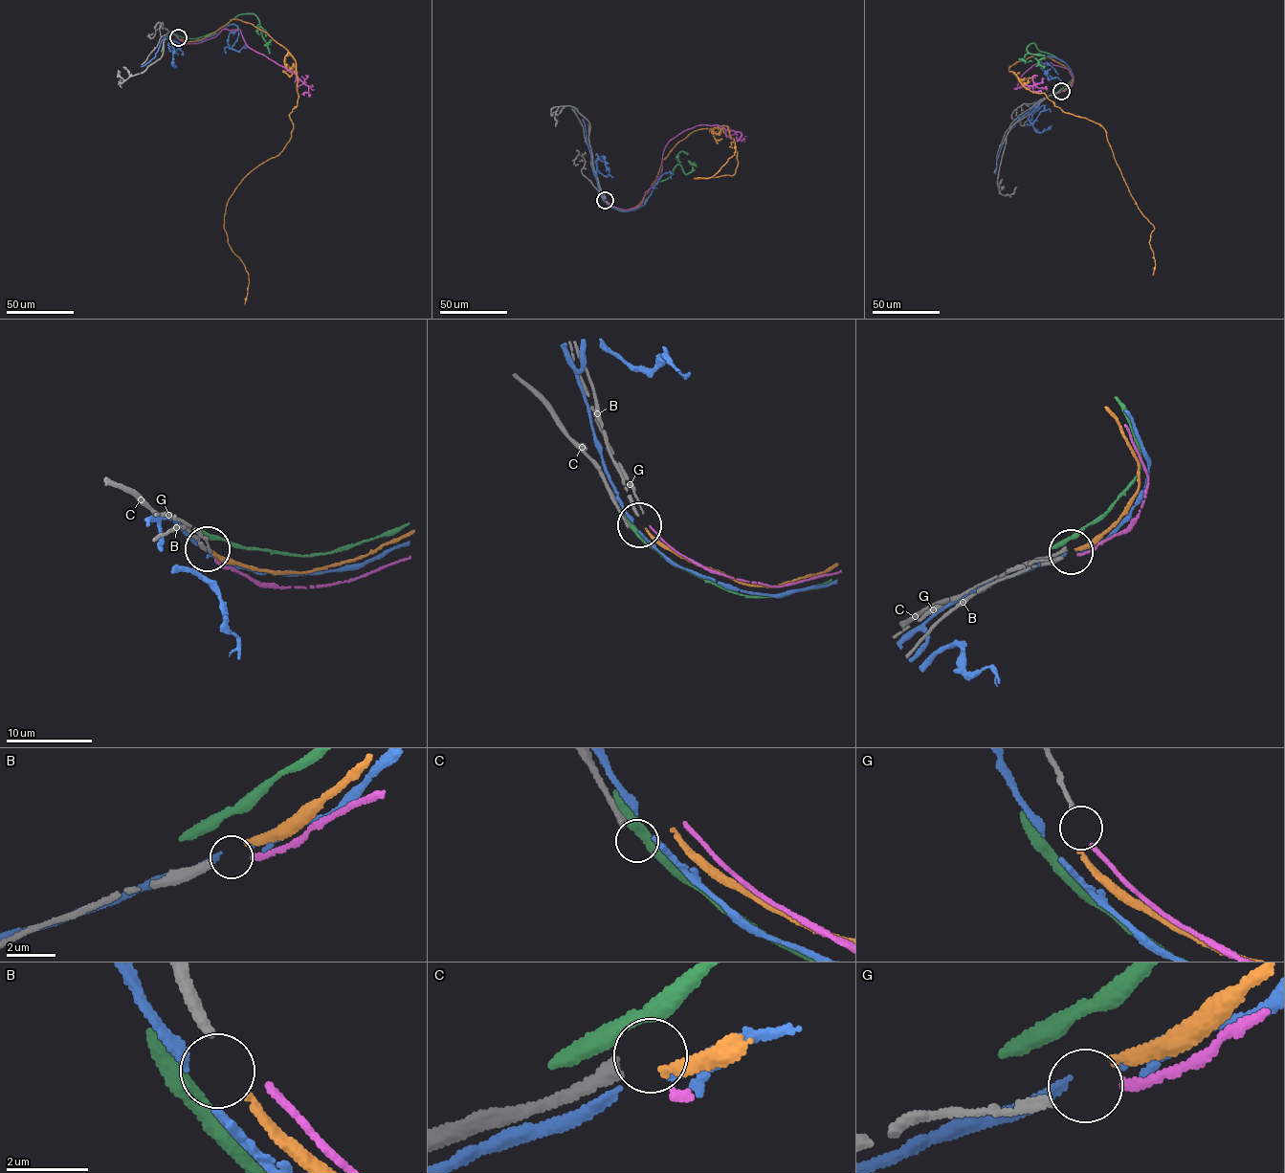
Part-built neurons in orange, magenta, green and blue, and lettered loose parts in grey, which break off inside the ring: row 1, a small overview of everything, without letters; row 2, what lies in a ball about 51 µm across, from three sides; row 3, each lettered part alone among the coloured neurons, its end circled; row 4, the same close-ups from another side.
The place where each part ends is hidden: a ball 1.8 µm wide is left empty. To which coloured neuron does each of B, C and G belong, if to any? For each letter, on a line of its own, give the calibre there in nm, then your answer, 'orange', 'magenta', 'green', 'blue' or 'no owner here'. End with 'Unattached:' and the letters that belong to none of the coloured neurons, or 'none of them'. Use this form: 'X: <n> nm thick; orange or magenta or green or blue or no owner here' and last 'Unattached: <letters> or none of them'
B: 320 nm thick; orange
C: 320 nm thick; no owner here
G: 180 nm thick; magenta
Unattached: C

